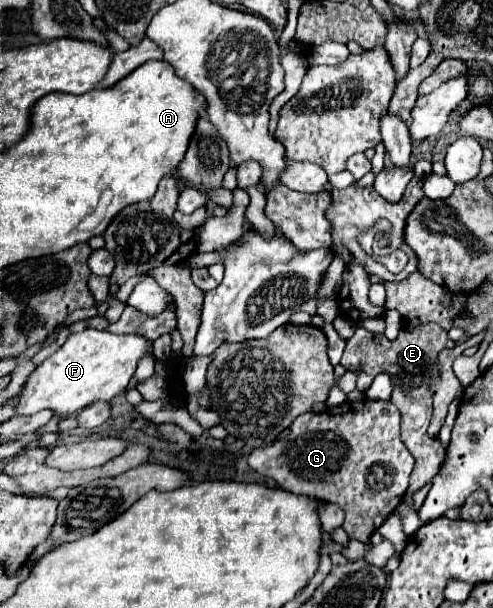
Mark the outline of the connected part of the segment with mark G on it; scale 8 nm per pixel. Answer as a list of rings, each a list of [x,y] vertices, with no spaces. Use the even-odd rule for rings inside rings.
[[[368,398],[360,402],[344,402],[328,410],[330,414],[308,412],[300,416],[300,420],[294,420],[286,438],[276,440],[270,446],[252,450],[248,464],[252,470],[272,478],[282,488],[288,488],[296,494],[318,496],[326,502],[338,504],[346,512],[342,528],[348,532],[348,536],[370,544],[372,532],[376,532],[386,522],[386,518],[402,504],[408,490],[408,478],[414,468],[414,456],[400,440],[400,410],[390,400],[374,402]]]

